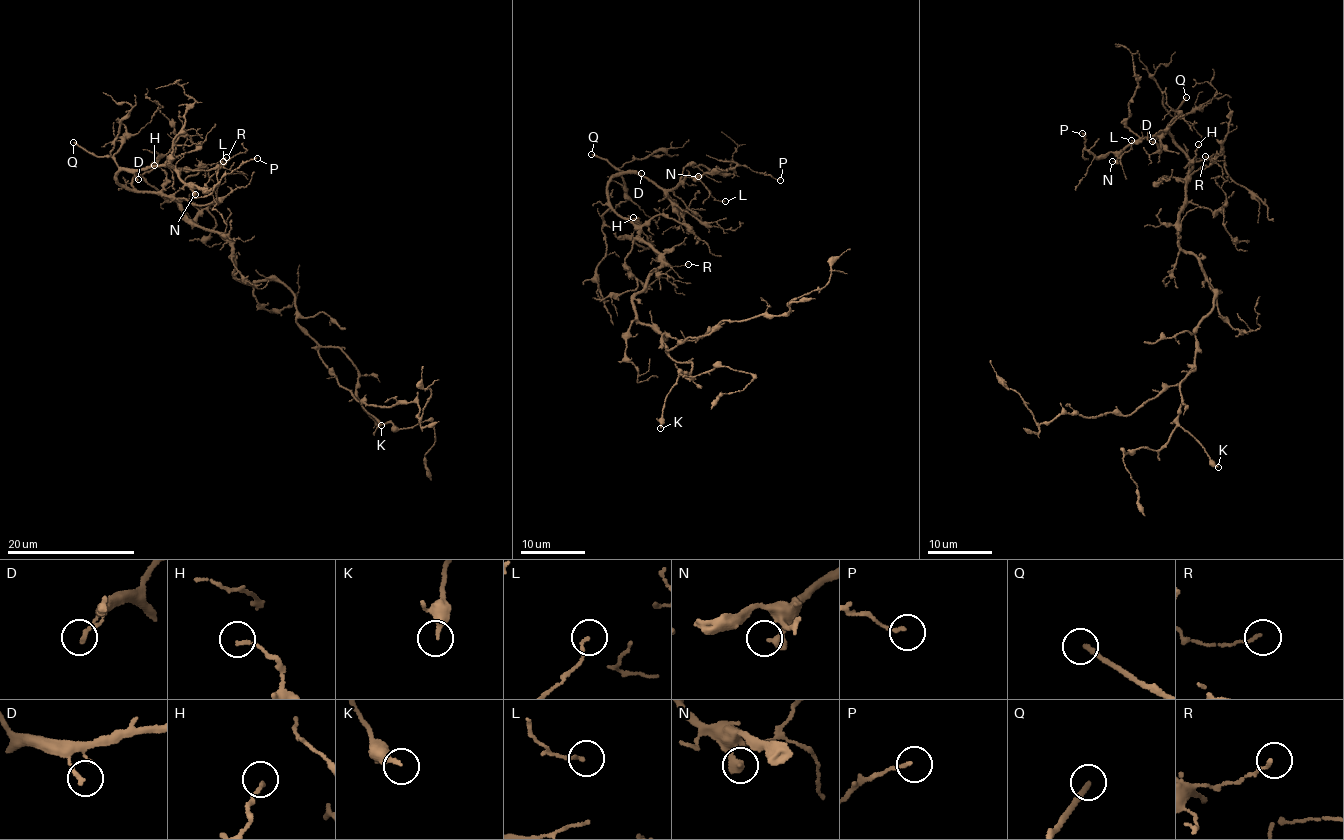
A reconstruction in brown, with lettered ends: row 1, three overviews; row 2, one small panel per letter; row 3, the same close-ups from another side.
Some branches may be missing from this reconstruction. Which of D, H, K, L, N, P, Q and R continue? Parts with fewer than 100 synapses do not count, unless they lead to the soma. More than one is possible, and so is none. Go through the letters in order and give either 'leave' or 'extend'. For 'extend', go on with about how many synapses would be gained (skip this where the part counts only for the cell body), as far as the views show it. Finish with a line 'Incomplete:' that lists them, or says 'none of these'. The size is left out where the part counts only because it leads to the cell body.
D: leave
H: leave
K: leave
L: leave
N: extend | 100 syn
P: leave
Q: extend
R: leave
Incomplete: N, Q

